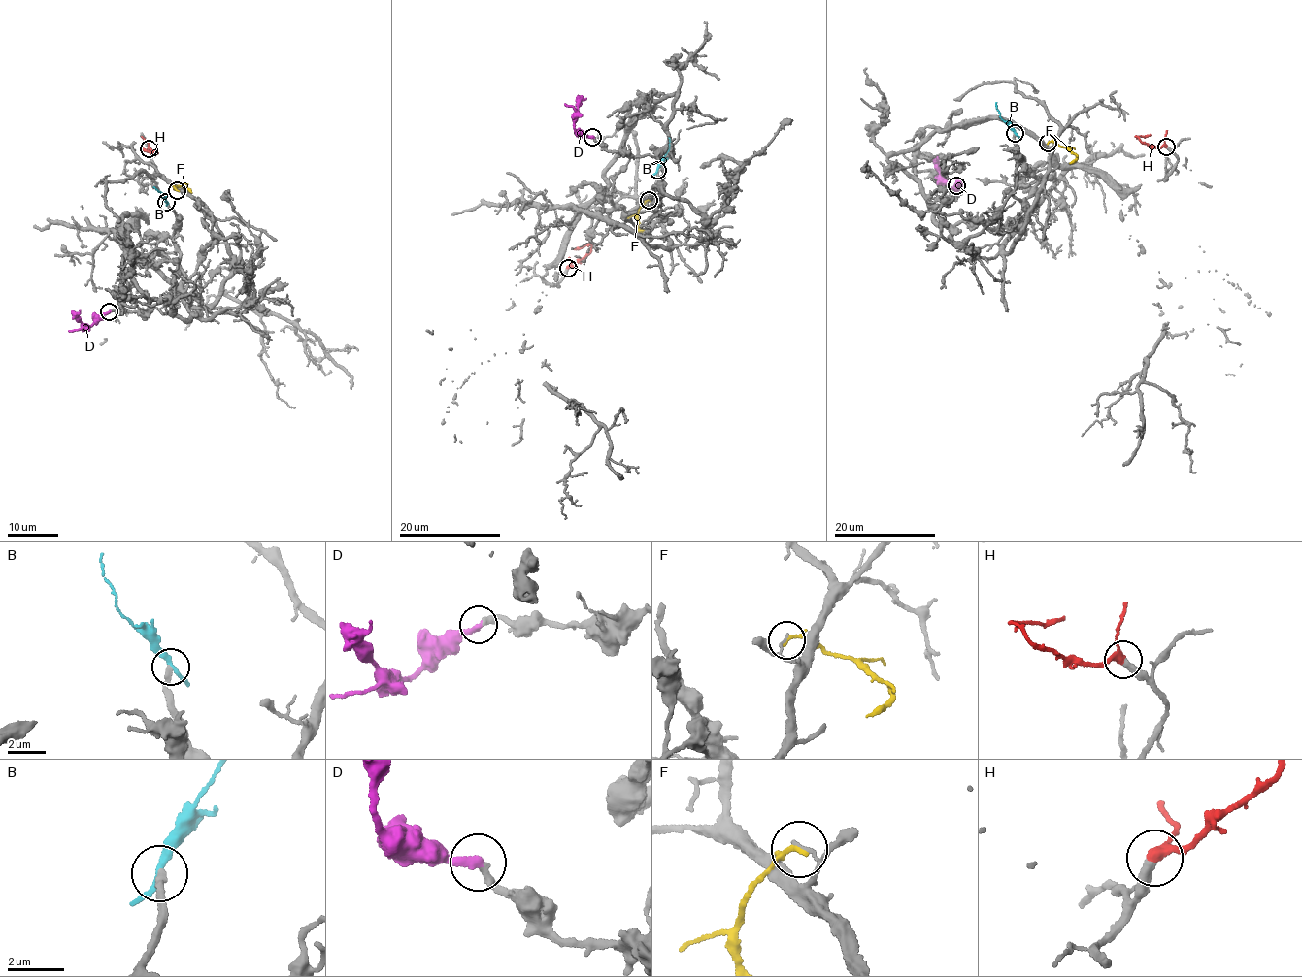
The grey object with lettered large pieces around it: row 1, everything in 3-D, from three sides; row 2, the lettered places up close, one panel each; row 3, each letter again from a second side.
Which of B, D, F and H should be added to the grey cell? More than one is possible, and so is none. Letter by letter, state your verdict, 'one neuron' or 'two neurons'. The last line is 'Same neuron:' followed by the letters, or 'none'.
B: two neurons
D: one neuron
F: two neurons
H: one neuron
Same neuron: D, H

